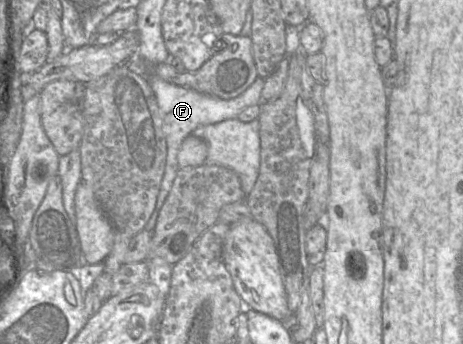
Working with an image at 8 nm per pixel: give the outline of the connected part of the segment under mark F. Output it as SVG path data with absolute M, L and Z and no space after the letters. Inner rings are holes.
M149 74L146 75L146 77L158 104L162 118L162 129L167 144L165 170L154 209L160 210L162 208L163 200L167 192L171 189L177 172L180 169L177 161L177 154L183 140L202 125L214 124L229 119L237 119L239 113L246 107L260 105L262 102L261 92L264 86L264 79L258 76L243 93L235 98L220 99L190 88L169 83L155 75Z

